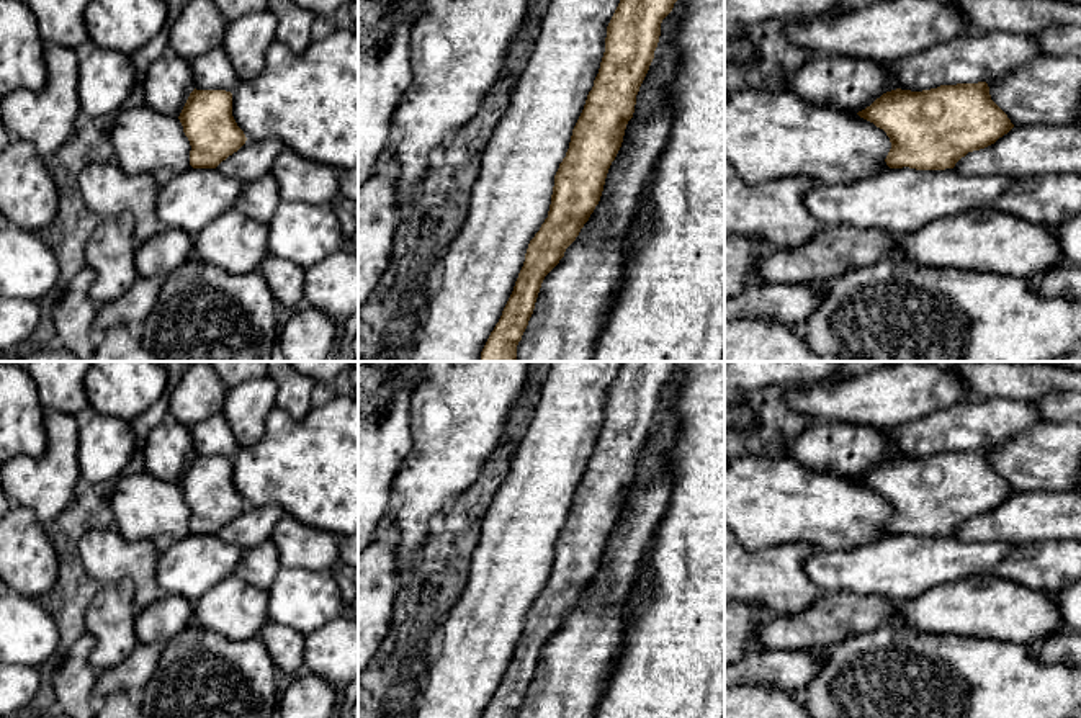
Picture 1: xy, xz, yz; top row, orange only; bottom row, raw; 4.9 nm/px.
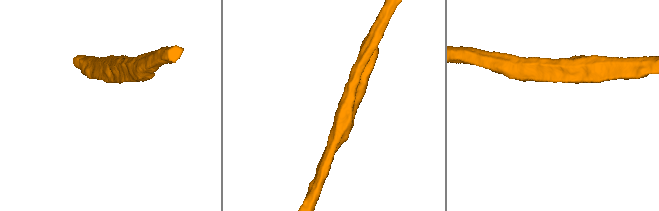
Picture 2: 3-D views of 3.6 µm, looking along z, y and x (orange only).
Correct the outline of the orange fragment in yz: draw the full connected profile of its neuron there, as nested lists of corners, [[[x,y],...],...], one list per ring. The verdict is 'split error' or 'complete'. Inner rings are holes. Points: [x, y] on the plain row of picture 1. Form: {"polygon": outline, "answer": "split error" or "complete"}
{"polygon": [[[986,448],[922,458],[896,455],[857,481],[890,504],[890,535],[953,535],[968,518],[994,510],[1014,494],[991,466]]], "answer": "complete"}

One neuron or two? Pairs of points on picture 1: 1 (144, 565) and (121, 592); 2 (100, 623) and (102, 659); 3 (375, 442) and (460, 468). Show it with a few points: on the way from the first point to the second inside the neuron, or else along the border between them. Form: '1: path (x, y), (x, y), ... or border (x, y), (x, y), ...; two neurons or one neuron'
1: border (105, 583), (130, 579), (138, 610); two neurons
2: path (102, 632), (102, 651); one neuron
3: border (411, 414), (411, 448), (390, 486); two neurons

